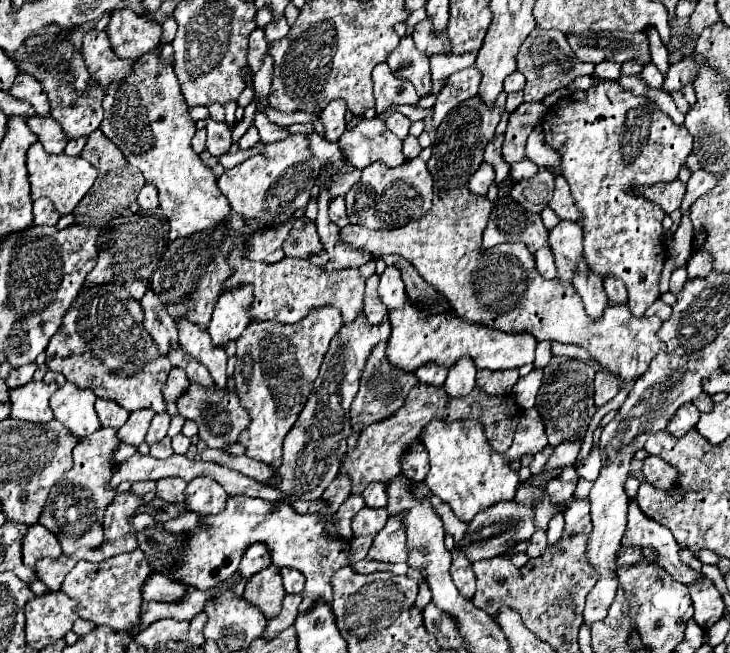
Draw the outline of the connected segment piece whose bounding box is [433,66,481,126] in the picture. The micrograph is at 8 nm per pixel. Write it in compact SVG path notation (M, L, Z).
M477 66L451 74L433 106L433 126L437 126L447 116L447 112L455 108L459 102L475 96L479 92L479 84L481 84L481 70Z

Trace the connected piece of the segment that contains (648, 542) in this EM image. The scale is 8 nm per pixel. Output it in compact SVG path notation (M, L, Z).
M629 502L627 530L623 534L621 544L651 548L657 554L657 562L681 584L695 584L697 580L703 578L701 572L697 572L689 564L681 562L679 544L675 542L671 530L649 520L633 502Z

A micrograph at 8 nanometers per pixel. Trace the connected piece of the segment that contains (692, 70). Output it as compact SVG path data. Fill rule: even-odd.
M683 58L681 62L677 62L669 68L669 74L665 76L663 88L667 92L671 92L671 90L679 90L683 84L693 84L695 74L697 74L697 66L693 64L693 60Z

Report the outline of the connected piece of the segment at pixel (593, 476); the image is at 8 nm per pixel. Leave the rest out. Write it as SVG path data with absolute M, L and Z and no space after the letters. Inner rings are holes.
M599 426L593 433L593 448L591 448L589 456L581 464L575 464L575 468L583 480L597 480L597 476L599 476L599 470L601 470L601 452L599 451L601 433L602 427Z

